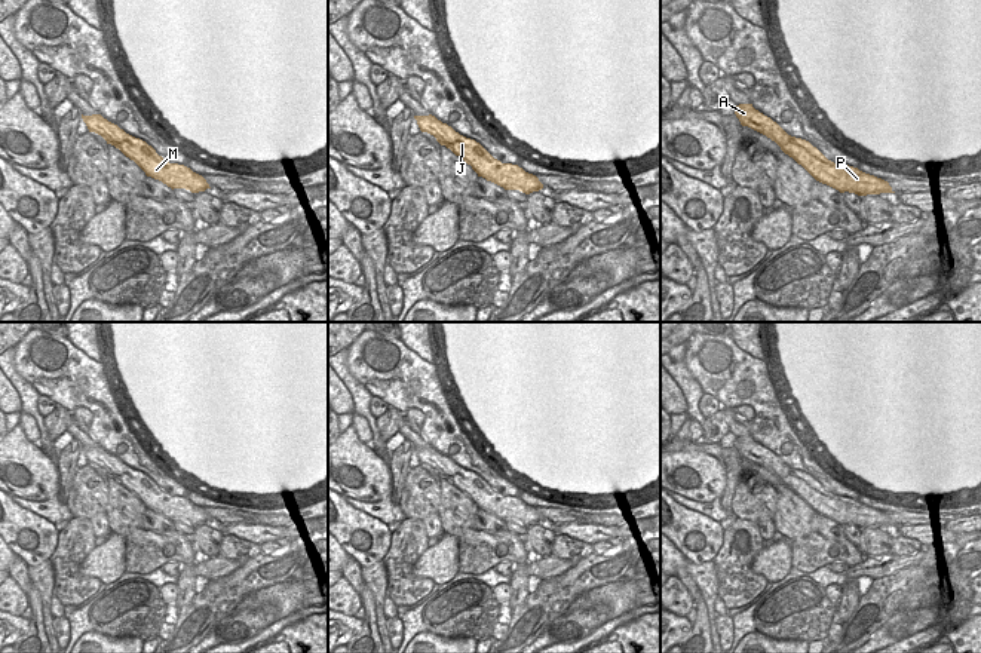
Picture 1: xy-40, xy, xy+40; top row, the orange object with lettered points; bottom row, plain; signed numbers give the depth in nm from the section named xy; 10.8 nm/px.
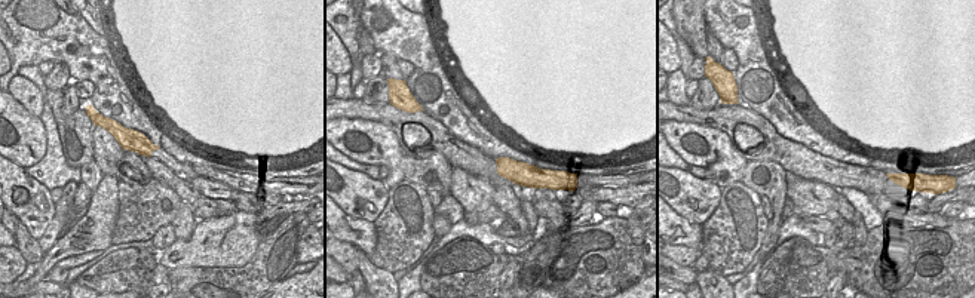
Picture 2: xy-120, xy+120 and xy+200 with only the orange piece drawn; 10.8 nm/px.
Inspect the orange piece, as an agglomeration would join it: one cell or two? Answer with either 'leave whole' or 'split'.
leave whole

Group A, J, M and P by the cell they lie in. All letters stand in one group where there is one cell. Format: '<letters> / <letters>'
A J M P

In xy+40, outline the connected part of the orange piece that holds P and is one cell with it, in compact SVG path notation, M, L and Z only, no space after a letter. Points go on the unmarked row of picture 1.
M752 436L736 438L735 447L742 459L748 459L775 473L785 487L801 497L816 513L840 525L849 524L858 528L895 525L889 515L882 511L828 493L809 473L788 467L776 454L755 442Z

